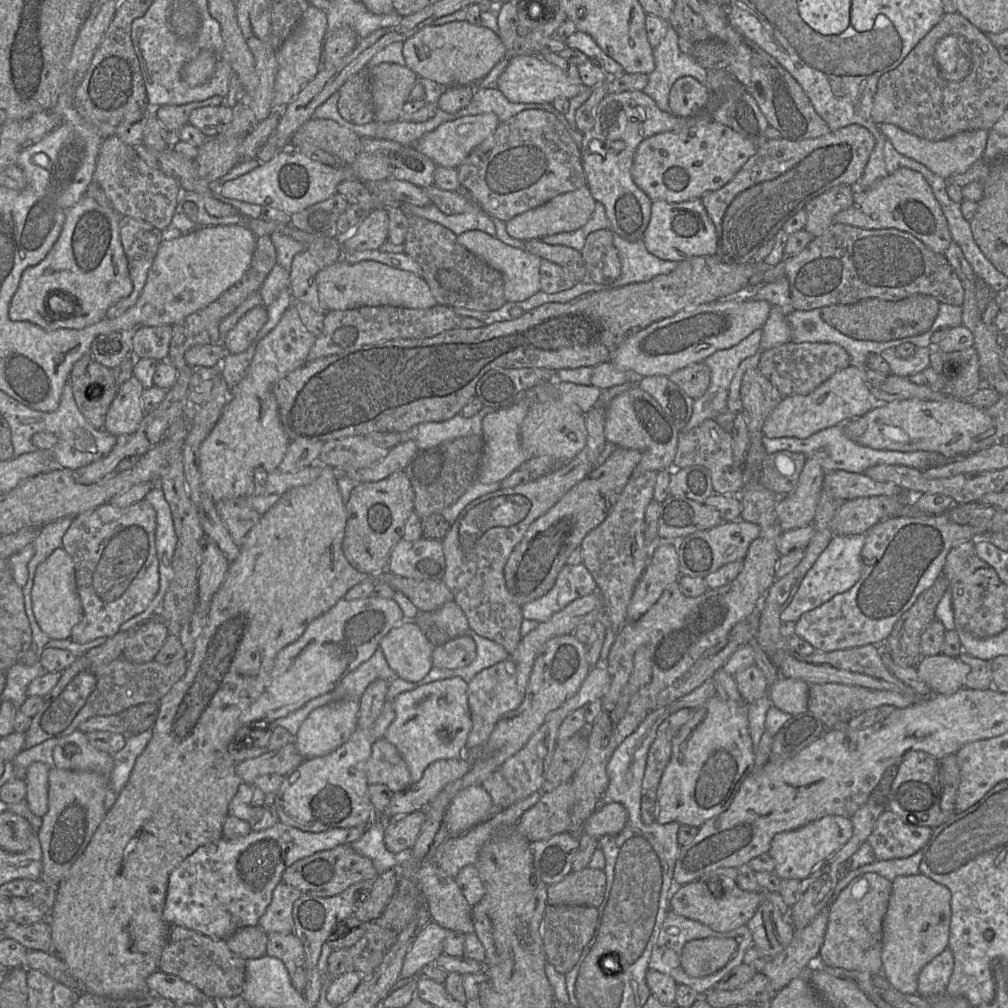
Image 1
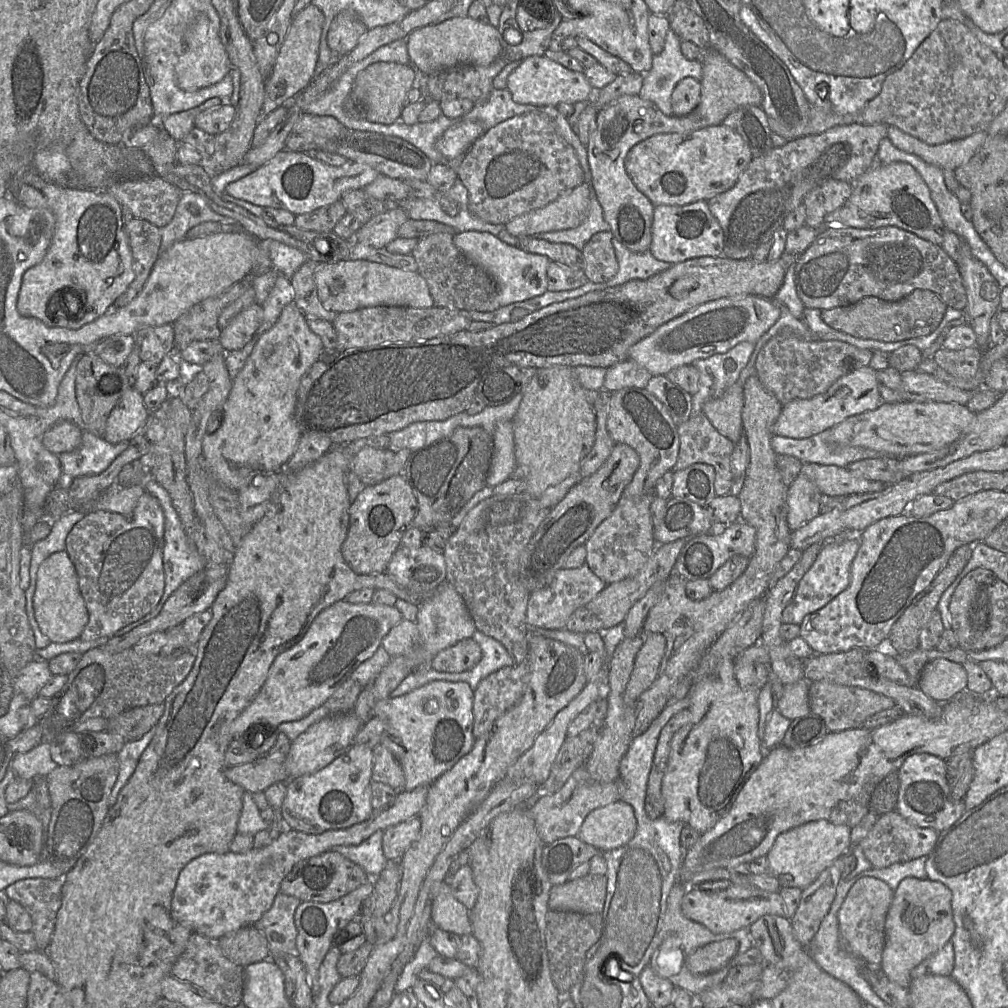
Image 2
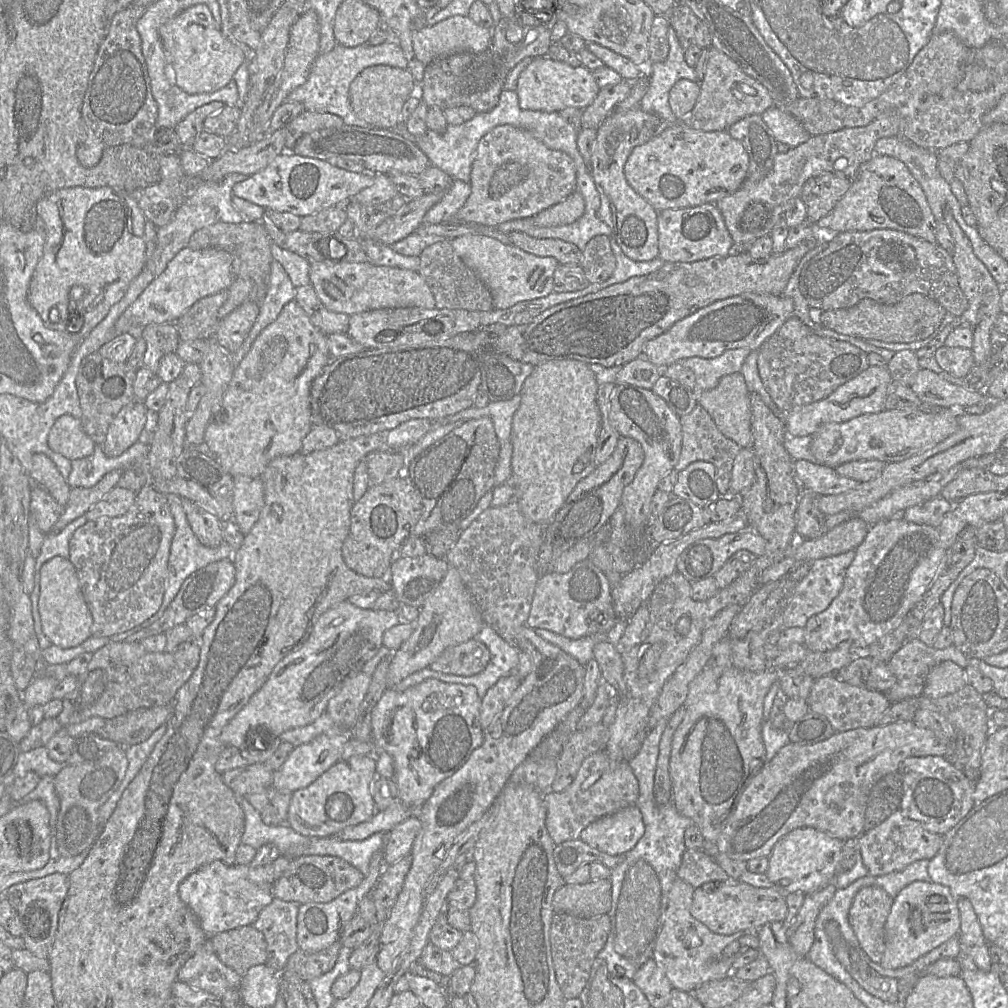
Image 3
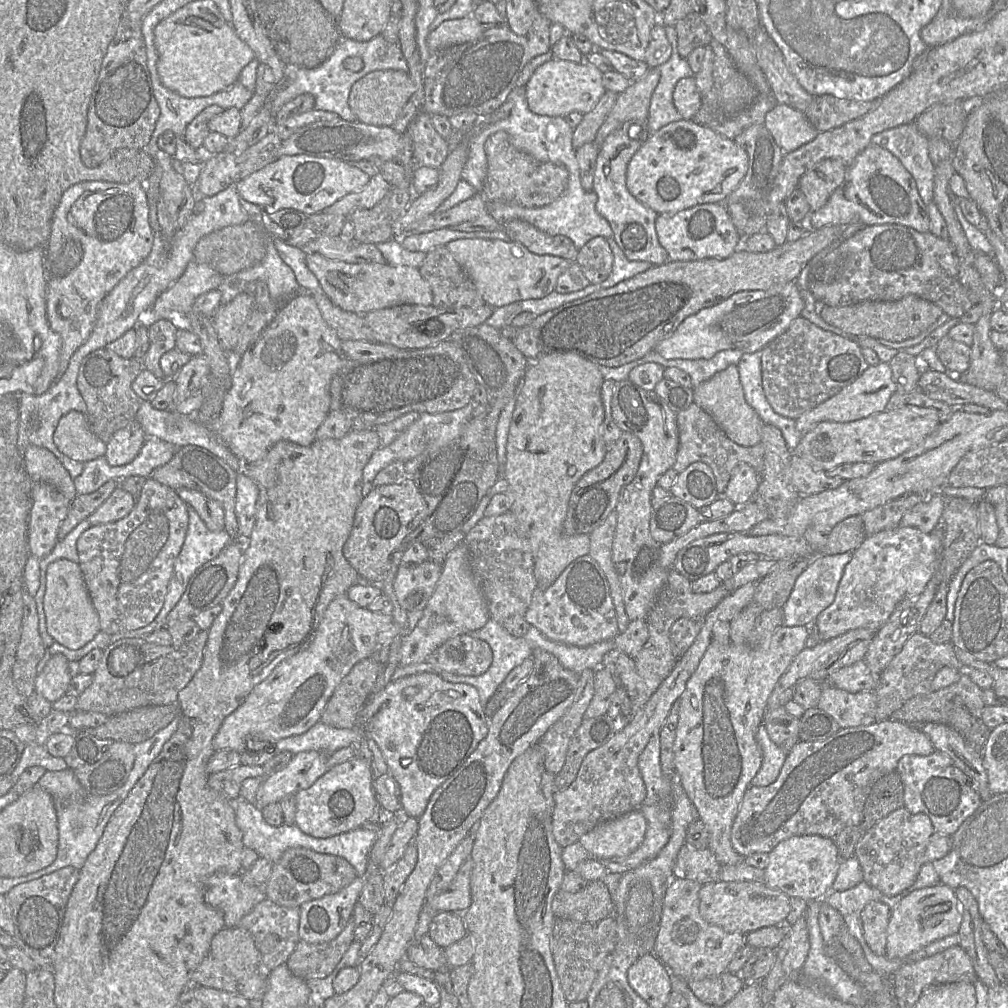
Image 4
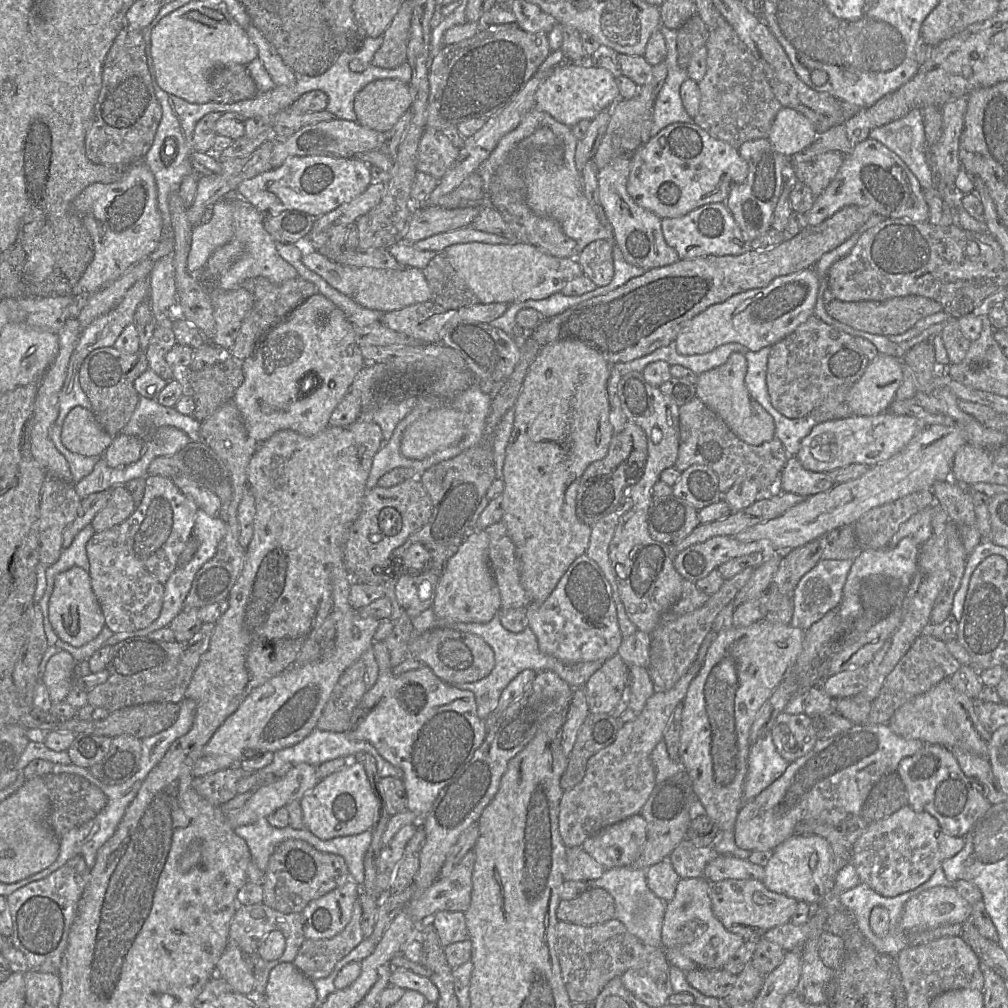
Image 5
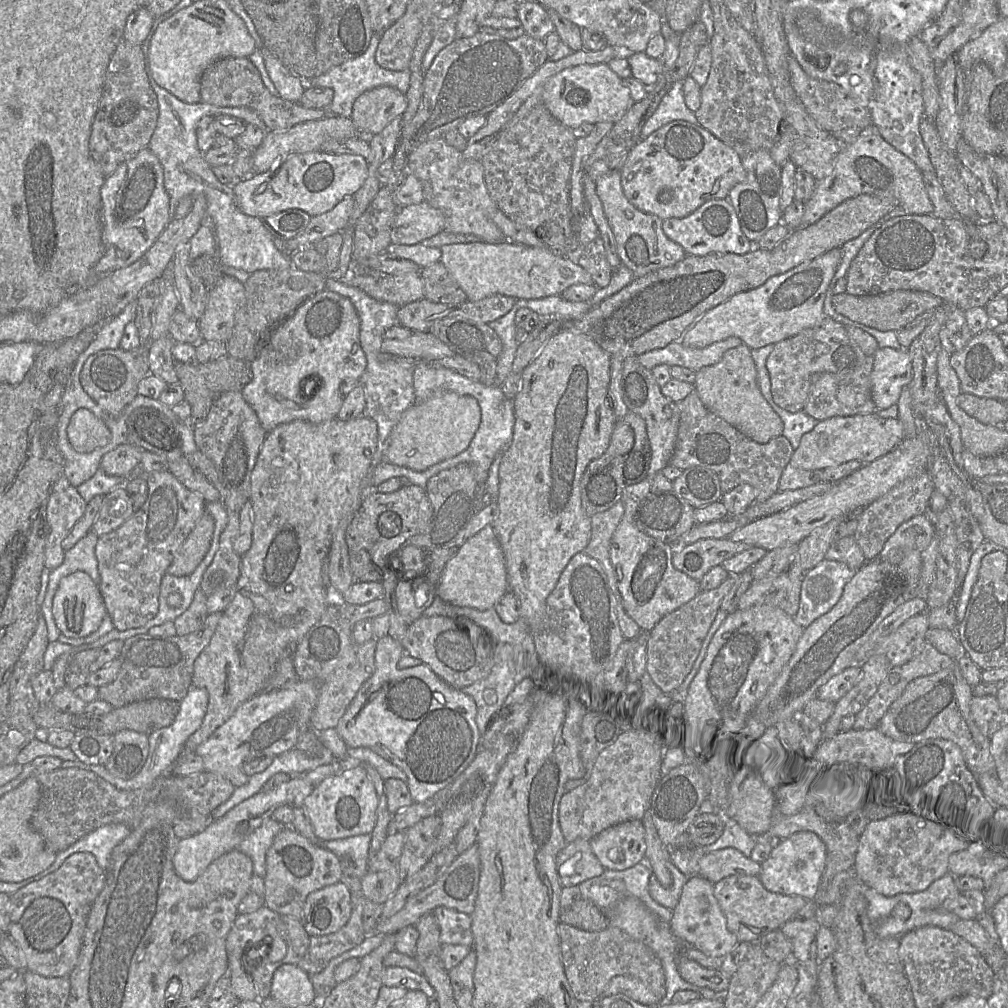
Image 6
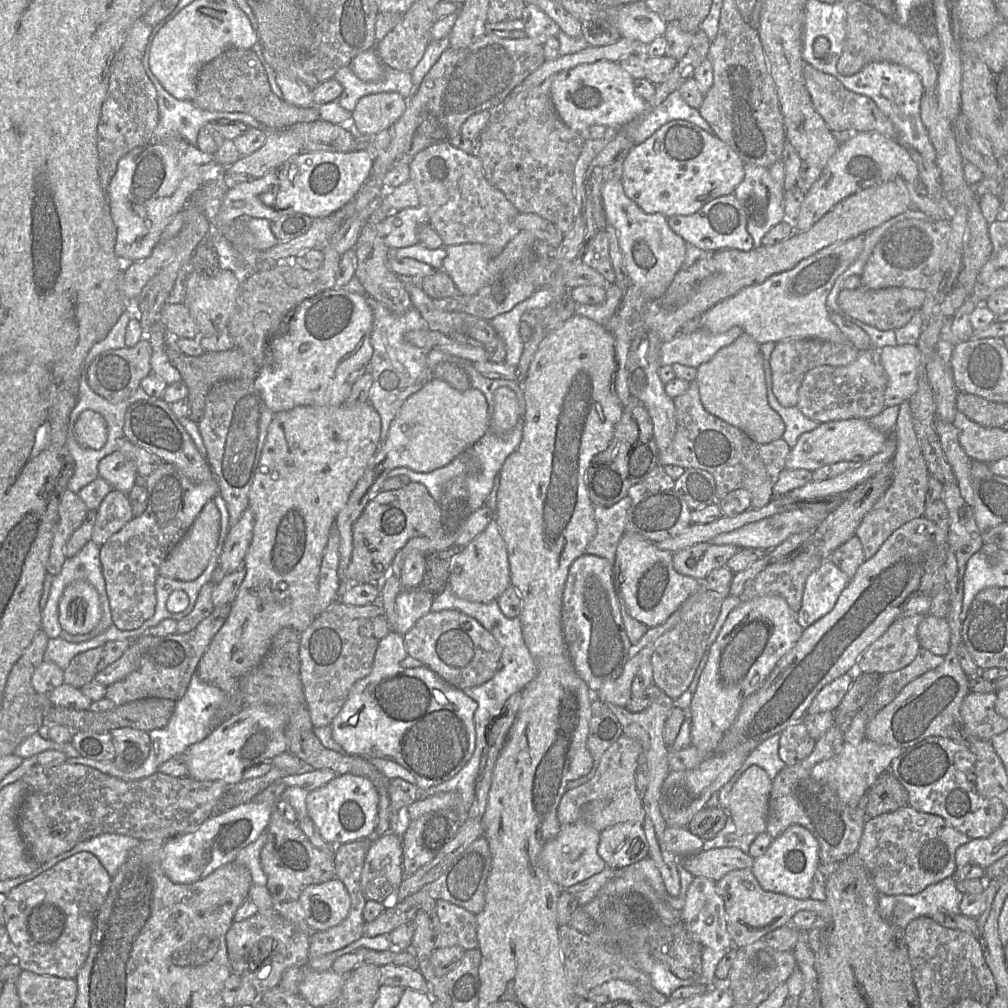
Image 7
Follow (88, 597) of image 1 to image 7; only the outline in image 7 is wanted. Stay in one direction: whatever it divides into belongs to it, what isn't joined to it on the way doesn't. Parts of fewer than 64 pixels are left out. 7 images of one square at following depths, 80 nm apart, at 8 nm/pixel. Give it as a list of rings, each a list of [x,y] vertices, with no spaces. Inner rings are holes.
[[[164,462],[147,477],[146,487],[148,490],[148,505],[144,513],[133,517],[122,529],[100,546],[100,561],[112,621],[122,631],[138,629],[144,622],[152,618],[156,609],[155,584],[160,565],[186,534],[204,505],[219,492],[215,478],[204,483],[194,483],[173,465]]]

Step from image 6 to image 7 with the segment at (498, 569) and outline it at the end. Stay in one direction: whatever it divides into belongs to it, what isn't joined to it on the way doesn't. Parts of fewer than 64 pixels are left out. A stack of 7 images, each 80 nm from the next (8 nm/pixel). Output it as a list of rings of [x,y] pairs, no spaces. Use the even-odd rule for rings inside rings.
[[[495,521],[452,557],[448,587],[459,598],[480,603],[497,600],[510,586],[508,554]]]

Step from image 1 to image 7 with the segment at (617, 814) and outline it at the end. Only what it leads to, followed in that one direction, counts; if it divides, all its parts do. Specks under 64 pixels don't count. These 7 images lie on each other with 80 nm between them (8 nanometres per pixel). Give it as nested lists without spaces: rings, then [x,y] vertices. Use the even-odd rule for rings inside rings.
[[[618,823],[600,832],[597,848],[607,867],[618,869],[648,856],[649,845],[642,824]]]

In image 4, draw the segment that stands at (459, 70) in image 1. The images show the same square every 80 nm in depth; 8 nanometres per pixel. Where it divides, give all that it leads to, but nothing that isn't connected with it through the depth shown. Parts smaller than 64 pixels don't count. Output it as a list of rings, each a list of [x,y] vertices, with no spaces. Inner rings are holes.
[[[472,16],[447,20],[430,31],[427,44],[432,51],[439,51],[454,45],[473,42],[481,38],[484,30]]]

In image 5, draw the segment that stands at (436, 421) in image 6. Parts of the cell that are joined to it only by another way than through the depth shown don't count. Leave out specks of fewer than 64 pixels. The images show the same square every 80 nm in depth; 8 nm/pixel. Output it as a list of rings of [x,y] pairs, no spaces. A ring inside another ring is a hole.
[[[448,406],[429,411],[404,432],[400,452],[409,459],[422,460],[457,444],[466,432],[465,414]]]

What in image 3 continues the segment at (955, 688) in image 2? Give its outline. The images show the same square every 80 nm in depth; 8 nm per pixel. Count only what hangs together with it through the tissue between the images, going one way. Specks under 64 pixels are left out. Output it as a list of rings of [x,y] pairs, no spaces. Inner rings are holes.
[[[943,661],[929,672],[922,695],[941,698],[959,691],[966,684],[965,670],[952,661]]]

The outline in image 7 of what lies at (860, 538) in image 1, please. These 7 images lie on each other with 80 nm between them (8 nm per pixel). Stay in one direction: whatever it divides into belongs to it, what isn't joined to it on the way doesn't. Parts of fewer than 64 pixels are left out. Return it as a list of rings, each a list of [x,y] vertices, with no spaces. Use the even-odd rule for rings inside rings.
[[[825,560],[805,582],[797,621],[806,629],[829,613],[835,606],[850,578],[832,561]]]

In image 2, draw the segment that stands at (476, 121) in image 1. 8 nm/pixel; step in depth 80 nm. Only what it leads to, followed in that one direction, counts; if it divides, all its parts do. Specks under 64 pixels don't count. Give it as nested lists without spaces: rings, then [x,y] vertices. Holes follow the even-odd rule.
[[[463,122],[447,129],[436,142],[436,147],[446,161],[457,161],[484,133],[478,122]]]

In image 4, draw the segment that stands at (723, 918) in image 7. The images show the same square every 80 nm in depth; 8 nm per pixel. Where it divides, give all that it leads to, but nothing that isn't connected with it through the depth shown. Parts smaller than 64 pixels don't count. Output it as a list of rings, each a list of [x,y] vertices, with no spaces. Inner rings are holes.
[[[671,879],[665,893],[660,929],[654,946],[654,955],[671,975],[687,982],[717,976],[727,971],[735,954],[745,945],[745,934],[726,932],[703,919],[699,912],[701,886],[690,879]]]

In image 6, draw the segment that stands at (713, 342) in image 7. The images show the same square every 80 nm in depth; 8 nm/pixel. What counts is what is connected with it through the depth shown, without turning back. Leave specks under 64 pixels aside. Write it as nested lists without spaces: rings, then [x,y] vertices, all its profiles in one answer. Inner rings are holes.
[[[729,337],[704,348],[692,348],[684,346],[680,339],[664,348],[656,348],[636,357],[640,364],[649,370],[659,364],[666,364],[670,367],[674,365],[686,367],[697,372],[702,367],[718,363],[727,350],[742,343],[737,337]]]

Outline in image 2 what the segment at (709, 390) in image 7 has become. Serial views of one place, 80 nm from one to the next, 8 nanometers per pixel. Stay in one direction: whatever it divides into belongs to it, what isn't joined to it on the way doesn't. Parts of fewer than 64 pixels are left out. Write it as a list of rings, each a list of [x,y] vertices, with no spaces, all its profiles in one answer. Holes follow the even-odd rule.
[[[735,382],[721,397],[707,401],[702,413],[716,430],[734,444],[743,435],[744,387]]]

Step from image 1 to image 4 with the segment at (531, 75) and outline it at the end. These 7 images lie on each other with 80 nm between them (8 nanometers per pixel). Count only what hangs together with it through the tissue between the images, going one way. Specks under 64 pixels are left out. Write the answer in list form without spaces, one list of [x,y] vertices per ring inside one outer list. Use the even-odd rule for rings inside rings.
[[[553,58],[539,66],[525,85],[528,108],[543,116],[565,118],[571,112],[584,115],[596,107],[606,92],[602,77],[602,71],[585,61],[575,63]]]

